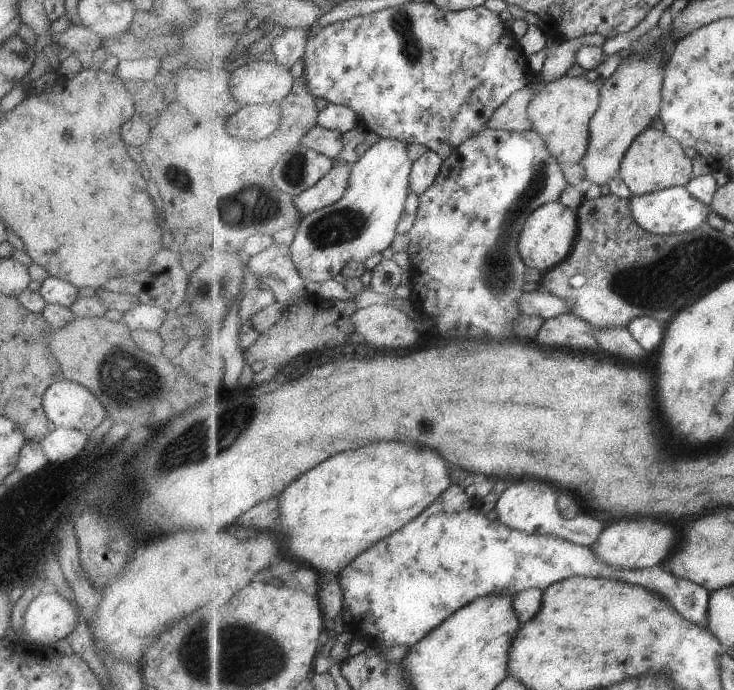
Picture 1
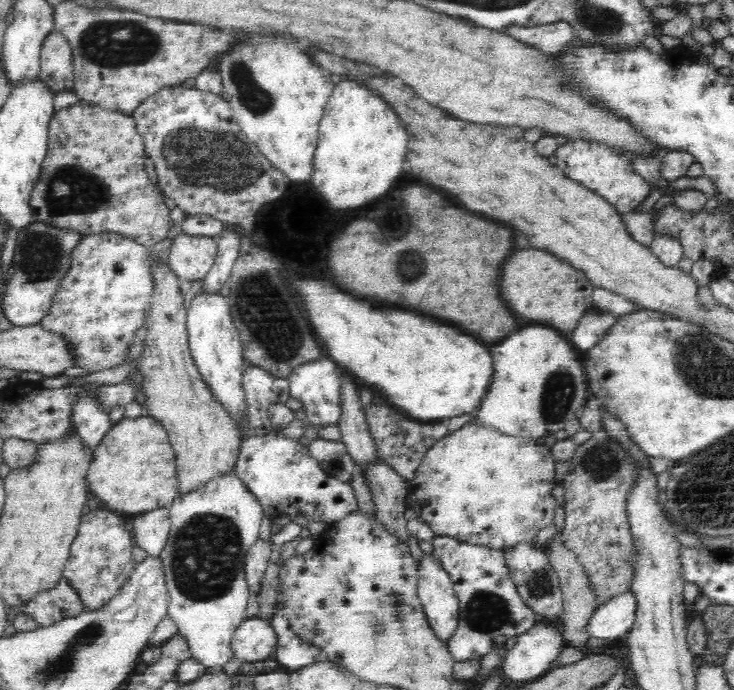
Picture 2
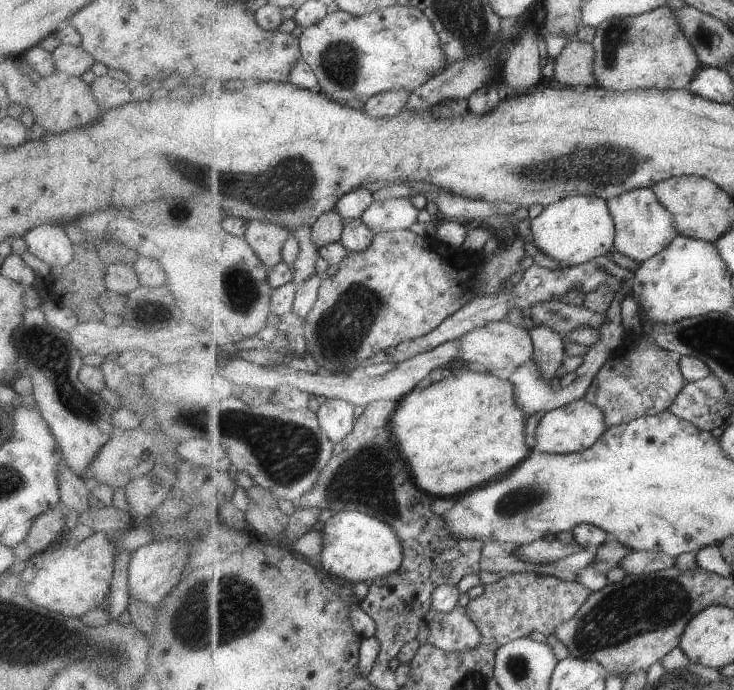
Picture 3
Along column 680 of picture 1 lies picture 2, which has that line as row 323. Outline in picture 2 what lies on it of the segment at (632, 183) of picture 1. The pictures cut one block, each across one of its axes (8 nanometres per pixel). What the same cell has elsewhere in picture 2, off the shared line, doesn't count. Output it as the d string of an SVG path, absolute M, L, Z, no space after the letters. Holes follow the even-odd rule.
M151 254L147 264L153 284L152 298L141 324L146 328L146 336L136 371L140 376L141 392L146 396L144 414L165 428L175 452L178 490L182 494L194 490L218 473L223 475L234 469L241 443L236 420L214 397L192 358L184 295L178 283L180 278L170 265L154 260Z

